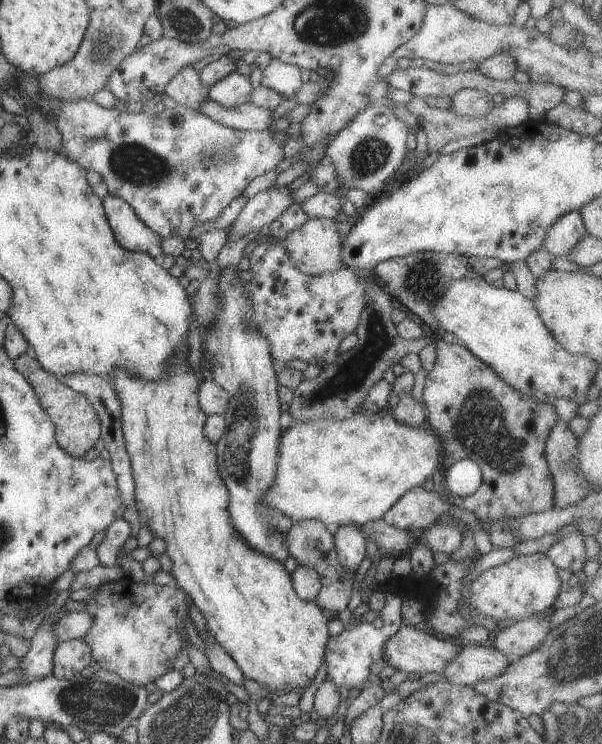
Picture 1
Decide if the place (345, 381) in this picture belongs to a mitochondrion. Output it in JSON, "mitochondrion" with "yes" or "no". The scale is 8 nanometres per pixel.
{"mitochondrion":"yes"}

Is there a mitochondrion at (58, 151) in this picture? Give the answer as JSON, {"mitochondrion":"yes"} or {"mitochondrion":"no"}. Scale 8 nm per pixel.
{"mitochondrion":"no"}

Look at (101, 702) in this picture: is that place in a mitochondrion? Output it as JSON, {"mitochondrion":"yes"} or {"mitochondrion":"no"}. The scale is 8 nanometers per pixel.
{"mitochondrion":"yes"}

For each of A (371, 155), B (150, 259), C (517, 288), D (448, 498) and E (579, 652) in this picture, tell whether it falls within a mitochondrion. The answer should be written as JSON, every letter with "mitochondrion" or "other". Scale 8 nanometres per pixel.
{"A":"mitochondrion","B":"other","C":"other","D":"other","E":"mitochondrion"}

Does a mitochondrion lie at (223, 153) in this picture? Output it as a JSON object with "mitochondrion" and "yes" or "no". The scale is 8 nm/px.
{"mitochondrion":"yes"}

